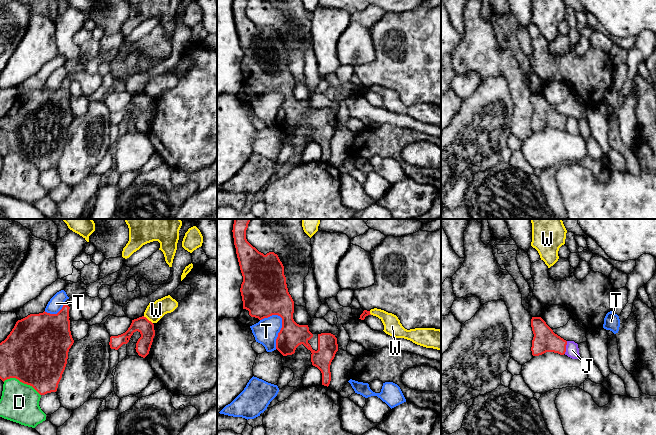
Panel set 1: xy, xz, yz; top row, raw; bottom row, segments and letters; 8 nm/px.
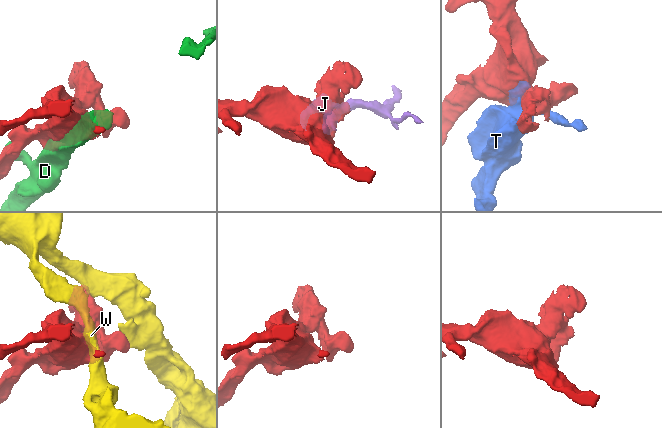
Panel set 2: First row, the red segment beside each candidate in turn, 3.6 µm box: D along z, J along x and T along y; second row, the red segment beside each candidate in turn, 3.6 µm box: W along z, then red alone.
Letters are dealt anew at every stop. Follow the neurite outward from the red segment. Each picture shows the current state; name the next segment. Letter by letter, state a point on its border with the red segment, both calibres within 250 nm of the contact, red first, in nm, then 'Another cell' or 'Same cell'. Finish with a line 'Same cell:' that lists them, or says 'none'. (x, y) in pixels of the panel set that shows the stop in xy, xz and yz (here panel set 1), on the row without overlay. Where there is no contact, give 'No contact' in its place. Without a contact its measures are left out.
D: Touches red at xy (22, 158). Thickness 500 nm (red) against 300 nm. Another cell
J: Touches red at yz (565, 123). Thickness 190 nm (red) against 110 nm. Another cell
T: Touches red at xz (281, 105). Thickness 260 nm (red) against 190 nm. Another cell
W: Touches red at xy (147, 95). Thickness 130 nm (red) against 150 nm. Another cell
Same cell: none

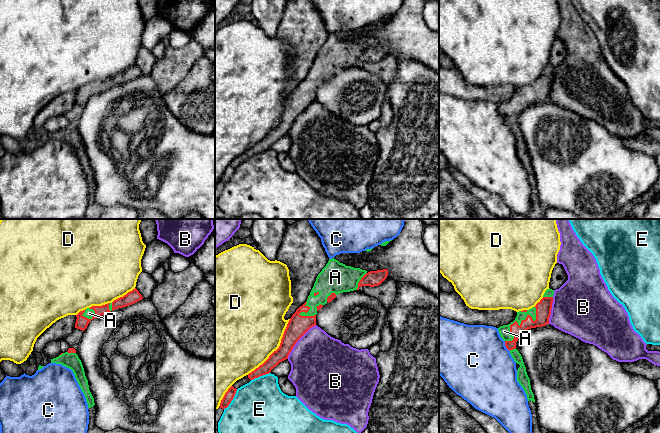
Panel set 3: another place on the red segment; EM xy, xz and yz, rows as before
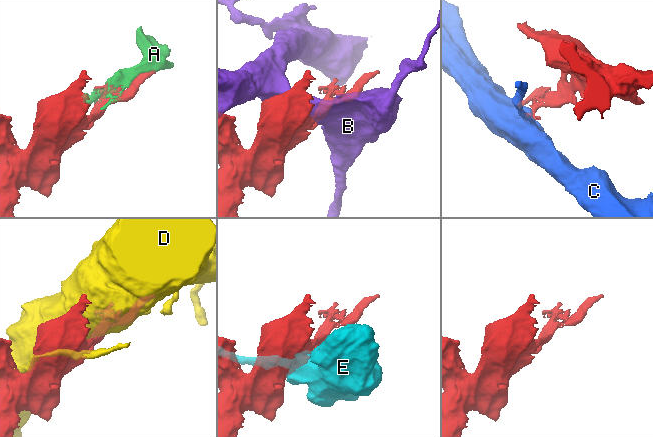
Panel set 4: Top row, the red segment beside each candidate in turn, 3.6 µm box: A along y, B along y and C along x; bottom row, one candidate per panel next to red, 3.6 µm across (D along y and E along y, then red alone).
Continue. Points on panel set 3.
A: Touches red at yz (517, 100). Thickness 130 nm (red) against 90 nm. Same cell
B: Touches red at xz (297, 116). Thickness 170 nm (red) against 460 nm. Another cell
C: Touches red at yz (505, 121). Thickness 90 nm (red) against 500 nm. Another cell
D: Touches red at xz (277, 125). Thickness 160 nm (red) against 480 nm. Another cell
E: Touches red at xz (232, 175). Thickness 80 nm (red) against 460 nm. Another cell
Same cell: A

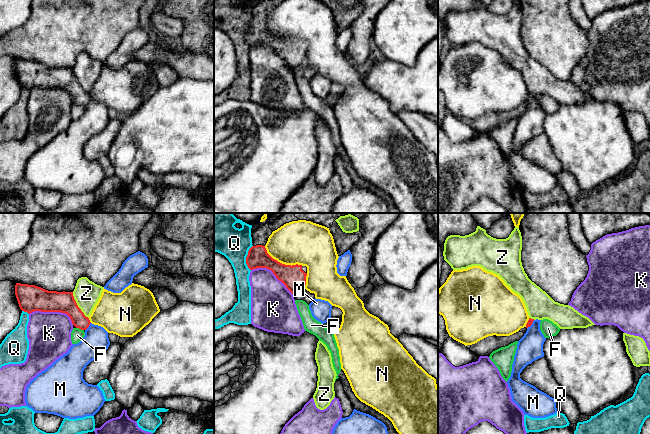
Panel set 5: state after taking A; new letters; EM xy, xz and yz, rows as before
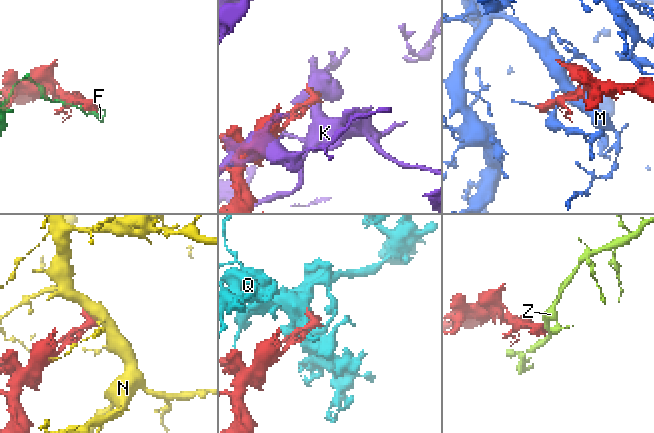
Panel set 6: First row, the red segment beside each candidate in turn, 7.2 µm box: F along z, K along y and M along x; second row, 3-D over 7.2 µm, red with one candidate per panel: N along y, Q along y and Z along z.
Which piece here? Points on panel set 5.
F: Touches red at xy (80, 104). Thickness 170 nm (red) against 100 nm. Another cell
K: Touches red at xy (53, 87). Thickness 220 nm (red) against 360 nm. Another cell
M: Touches red at xy (88, 102). Thickness 150 nm (red) against 200 nm. Another cell
N: Touches red at xz (281, 39). Thickness 190 nm (red) against 340 nm. Another cell
Q: Touches red at xz (246, 34). Thickness 170 nm (red) against 260 nm. Another cell
Z: Touches red at xy (77, 81). Thickness 180 nm (red) against 200 nm. Another cell
Same cell: none

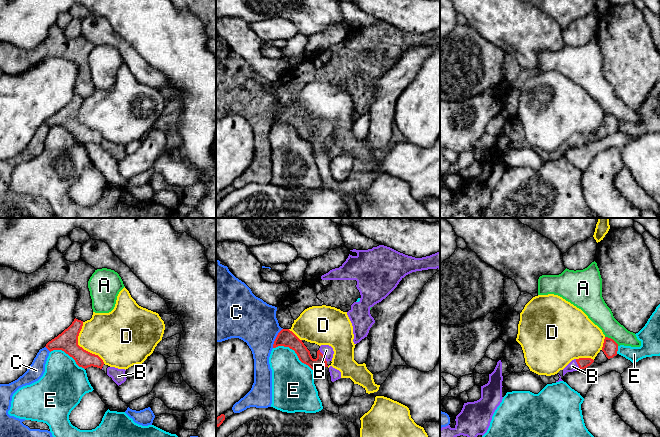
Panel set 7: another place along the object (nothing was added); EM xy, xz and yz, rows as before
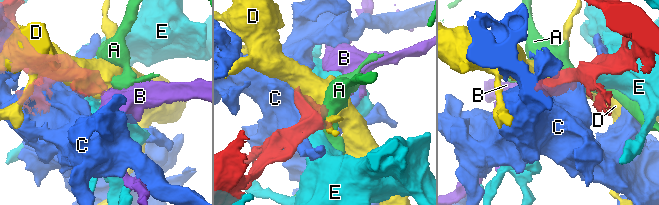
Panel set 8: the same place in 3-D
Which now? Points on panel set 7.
A: Touches red at yz (612, 115). Thickness 120 nm (red) against 180 nm. Another cell
B: Touches red at xz (323, 131). Thickness 100 nm (red) against 90 nm. Same cell
C: Touches red at xz (276, 114). Thickness 140 nm (red) against 360 nm. Another cell
D: Touches red at xy (81, 123). Thickness 170 nm (red) against 360 nm. Another cell
E: Touches red at xz (294, 126). Thickness 140 nm (red) against 340 nm. Another cell
Same cell: B

